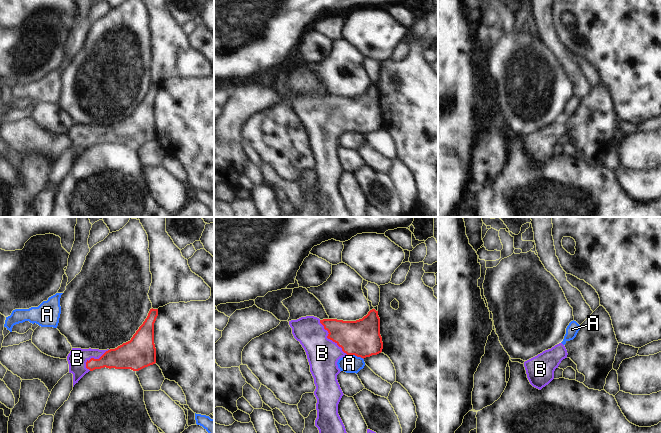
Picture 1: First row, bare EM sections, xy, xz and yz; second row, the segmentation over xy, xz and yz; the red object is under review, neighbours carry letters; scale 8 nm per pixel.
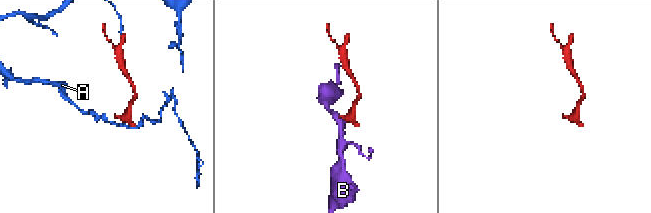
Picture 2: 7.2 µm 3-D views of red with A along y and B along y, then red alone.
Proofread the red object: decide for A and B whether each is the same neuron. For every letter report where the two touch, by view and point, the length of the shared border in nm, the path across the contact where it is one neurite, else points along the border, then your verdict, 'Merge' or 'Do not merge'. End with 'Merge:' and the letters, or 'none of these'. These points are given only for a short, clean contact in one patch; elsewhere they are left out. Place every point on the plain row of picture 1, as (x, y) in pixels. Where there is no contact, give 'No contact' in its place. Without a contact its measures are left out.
A: Touches red at xz (355, 131). Shared border 140 nm. Boundary: xz (347, 130), (360, 132), (363, 135). Do not merge
B: Touches red at xz (329, 114). Shared border 360 nm. Path across: xz (360, 114), (329, 114), (324, 120), (322, 129). Merge
Merge: B

